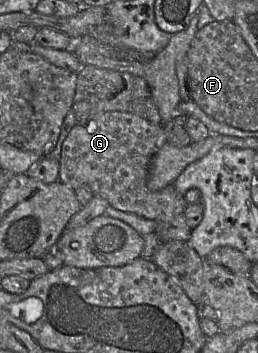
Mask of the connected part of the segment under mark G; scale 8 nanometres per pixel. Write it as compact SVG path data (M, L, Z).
M124 111L98 113L84 125L77 123L70 129L61 146L58 181L74 190L82 185L88 185L94 195L100 195L106 199L111 207L154 220L158 224L155 233L160 241L168 241L168 227L176 216L183 214L187 202L184 196L176 191L174 184L170 184L159 191L151 191L147 187L151 160L166 142L167 137L164 128L139 115Z

